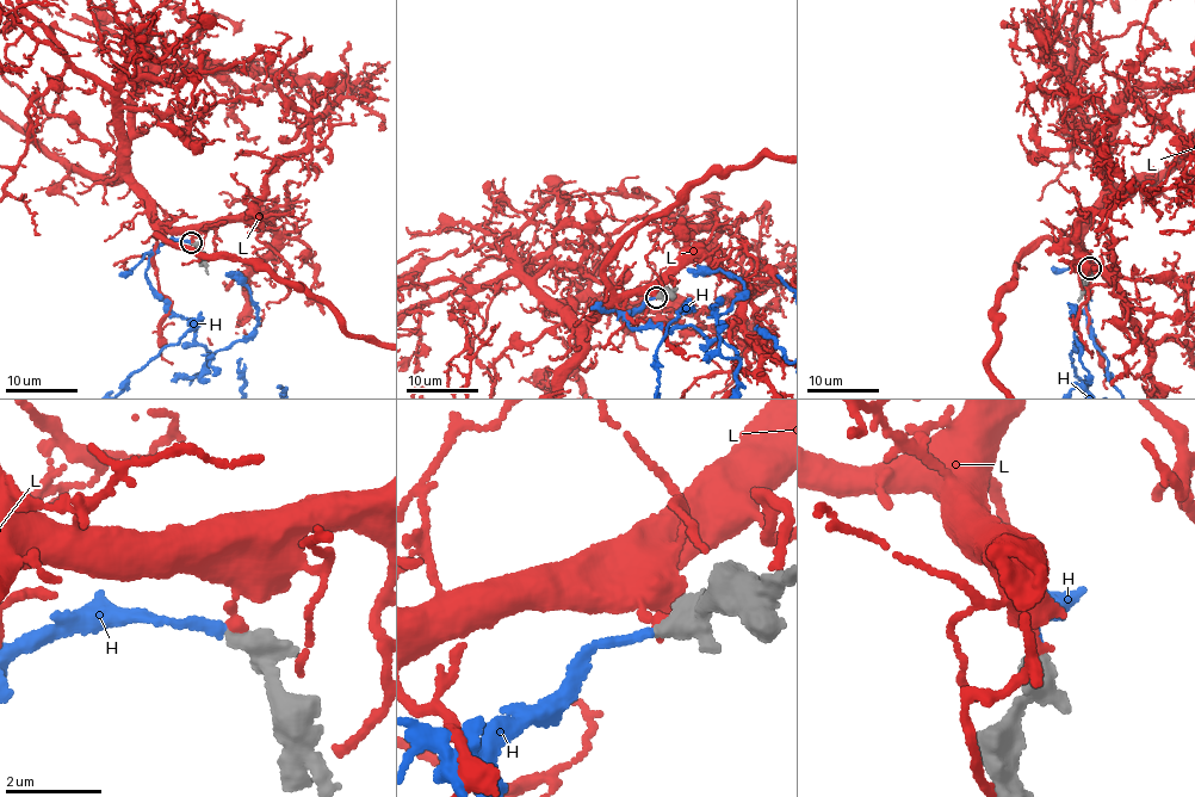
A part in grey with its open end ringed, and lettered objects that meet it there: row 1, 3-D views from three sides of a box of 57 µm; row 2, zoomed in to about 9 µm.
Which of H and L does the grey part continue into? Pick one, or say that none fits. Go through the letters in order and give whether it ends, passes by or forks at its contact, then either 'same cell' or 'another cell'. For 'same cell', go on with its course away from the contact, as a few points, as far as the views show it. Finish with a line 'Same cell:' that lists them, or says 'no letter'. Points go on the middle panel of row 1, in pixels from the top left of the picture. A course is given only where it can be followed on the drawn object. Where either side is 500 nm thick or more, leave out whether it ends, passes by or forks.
H: it ends; same cell
L: it ends; another cell
Same cell: H

